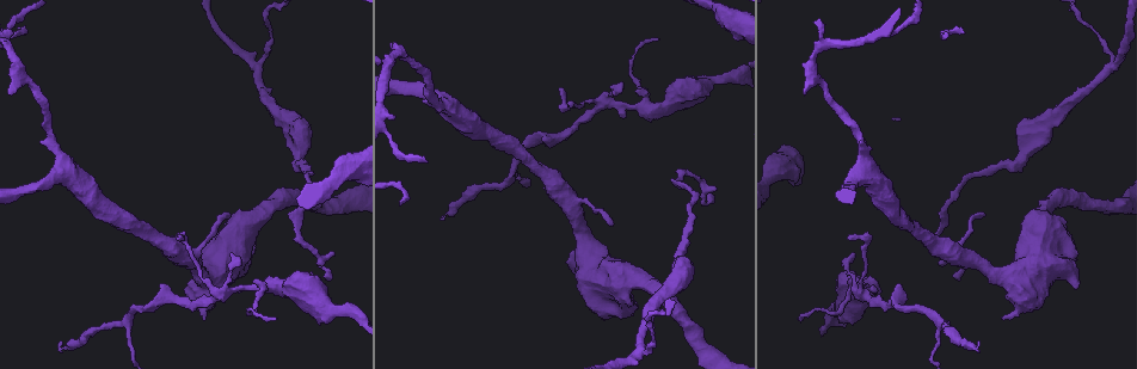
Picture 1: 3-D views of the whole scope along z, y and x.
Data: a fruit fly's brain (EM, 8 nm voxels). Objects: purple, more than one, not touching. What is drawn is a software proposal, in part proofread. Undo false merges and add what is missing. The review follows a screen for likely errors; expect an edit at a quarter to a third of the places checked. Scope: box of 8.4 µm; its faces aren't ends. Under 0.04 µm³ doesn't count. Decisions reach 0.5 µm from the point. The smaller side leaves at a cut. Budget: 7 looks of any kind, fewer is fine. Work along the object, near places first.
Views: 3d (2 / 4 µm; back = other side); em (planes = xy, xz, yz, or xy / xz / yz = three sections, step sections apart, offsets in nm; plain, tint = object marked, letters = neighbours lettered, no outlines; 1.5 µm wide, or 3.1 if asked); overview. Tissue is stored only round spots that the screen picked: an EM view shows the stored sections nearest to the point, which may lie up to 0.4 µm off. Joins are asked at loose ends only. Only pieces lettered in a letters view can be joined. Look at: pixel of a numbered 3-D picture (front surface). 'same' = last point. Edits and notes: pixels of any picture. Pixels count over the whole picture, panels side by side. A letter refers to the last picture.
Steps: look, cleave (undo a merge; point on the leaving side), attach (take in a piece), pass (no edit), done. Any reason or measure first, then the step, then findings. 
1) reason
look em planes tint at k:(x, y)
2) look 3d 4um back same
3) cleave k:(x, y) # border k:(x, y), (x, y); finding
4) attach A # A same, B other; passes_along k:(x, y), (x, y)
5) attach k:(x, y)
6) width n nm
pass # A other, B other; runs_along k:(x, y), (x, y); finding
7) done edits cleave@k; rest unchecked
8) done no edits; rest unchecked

an open end
look 3d 2um back at 1:(58, 343)

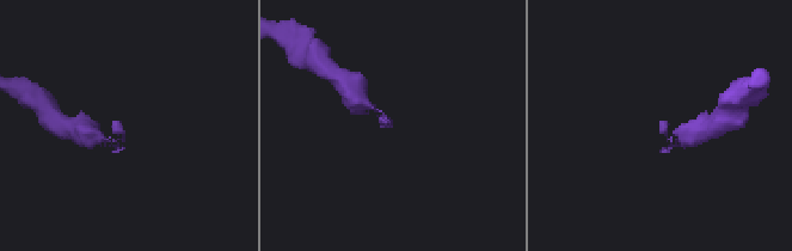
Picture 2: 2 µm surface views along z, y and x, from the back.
shape alone is not enough
look em planes tint at 2:(659, 122)

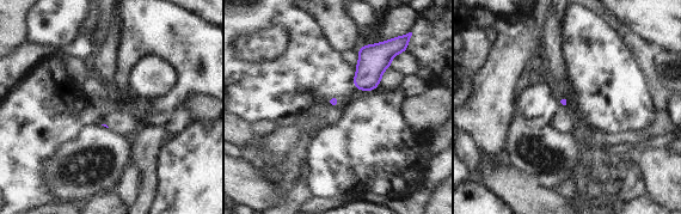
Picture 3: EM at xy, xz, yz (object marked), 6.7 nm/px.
look em planes letters same

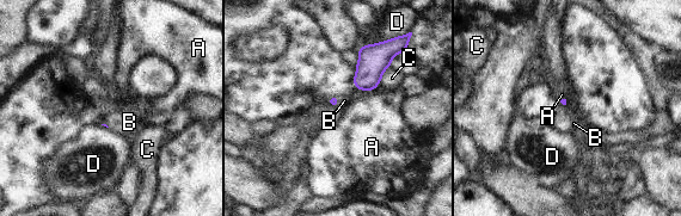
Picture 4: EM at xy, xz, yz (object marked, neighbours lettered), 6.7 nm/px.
attach B # A other, B same, C other, D other; passes_along 4:(373, 60), (368, 90), (344, 100); it goes on there

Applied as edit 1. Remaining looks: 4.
thin end
look 3d 2um at 1:(850, 238)

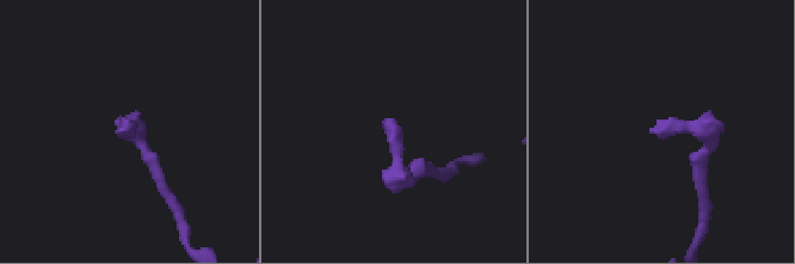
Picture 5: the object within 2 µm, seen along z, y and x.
need the tissue
look em xz step 8 tint at 5:(118, 129)

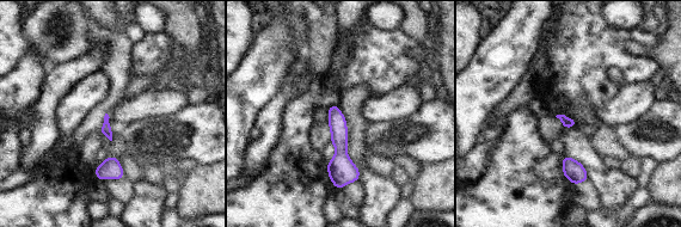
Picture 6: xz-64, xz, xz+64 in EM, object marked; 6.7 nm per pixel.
cut it another way
look em planes letters same

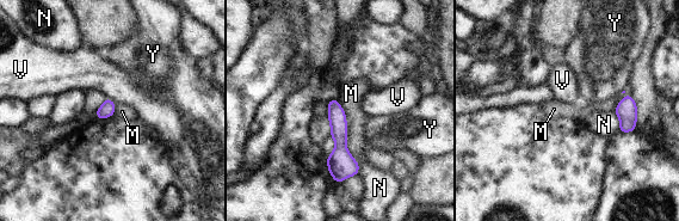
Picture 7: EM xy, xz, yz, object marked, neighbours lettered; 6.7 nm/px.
pass # M other, N other, V other, Y other; no lettered piece goes on from it

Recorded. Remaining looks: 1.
done edits attach@4; rest unchecked

